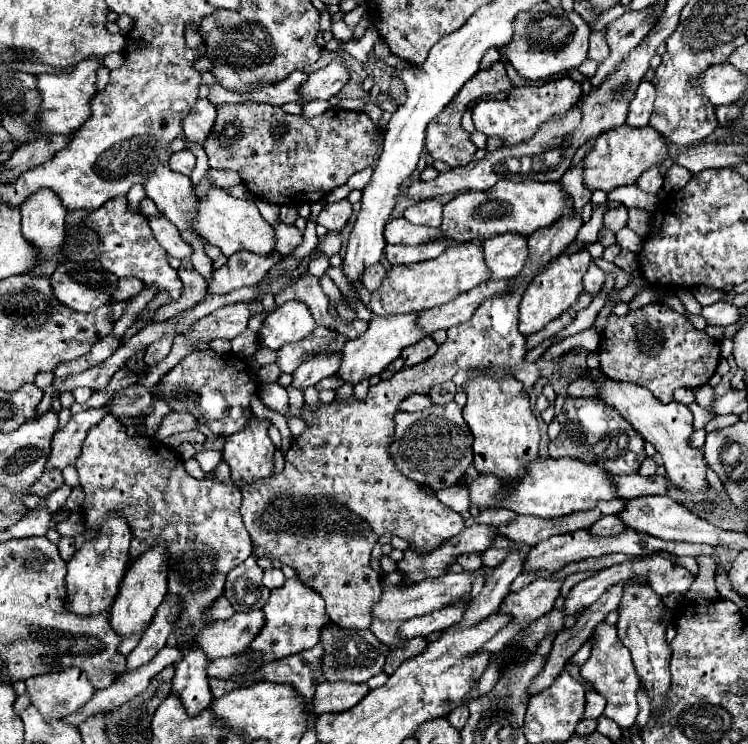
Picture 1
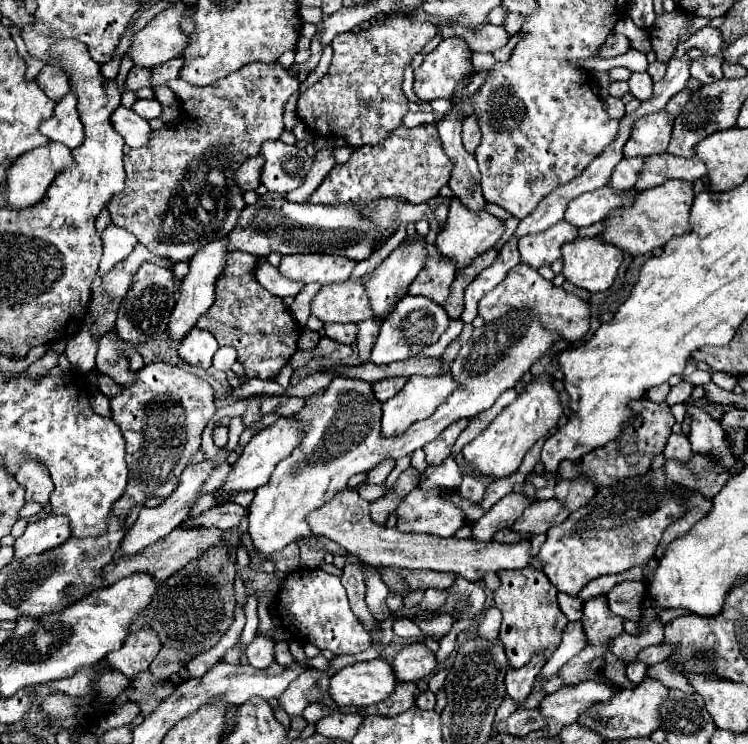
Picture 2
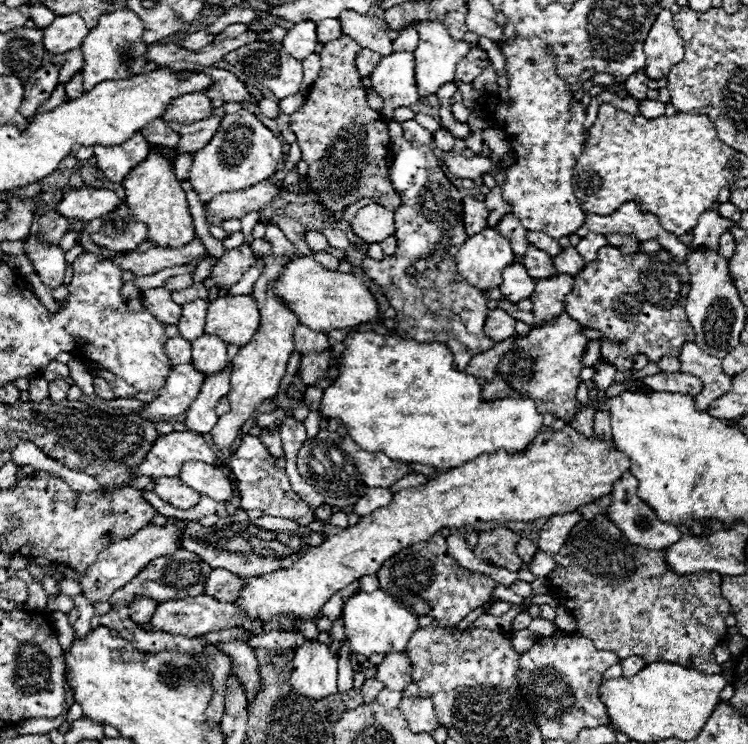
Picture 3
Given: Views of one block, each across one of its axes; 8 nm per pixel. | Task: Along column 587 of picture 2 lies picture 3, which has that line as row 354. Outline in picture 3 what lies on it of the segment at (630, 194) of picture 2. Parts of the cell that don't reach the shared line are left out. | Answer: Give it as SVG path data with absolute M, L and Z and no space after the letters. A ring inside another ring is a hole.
M202 334L192 344L194 344L194 360L192 360L192 364L200 372L204 372L206 376L216 374L226 366L226 362L228 362L226 346L228 344L222 342L218 336Z

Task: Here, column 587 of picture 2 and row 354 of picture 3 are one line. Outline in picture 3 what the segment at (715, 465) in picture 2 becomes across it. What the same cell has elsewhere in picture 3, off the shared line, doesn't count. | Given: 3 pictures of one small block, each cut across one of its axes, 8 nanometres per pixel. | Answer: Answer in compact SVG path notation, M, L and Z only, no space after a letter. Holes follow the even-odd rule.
M562 312L558 318L546 322L546 326L532 328L526 338L518 336L514 348L502 356L496 372L506 376L506 382L512 388L518 388L522 396L530 396L538 404L538 412L550 412L556 418L564 418L568 424L570 418L578 412L576 390L580 384L580 370L584 368L582 356L590 342L590 338L584 334L584 328L586 326Z

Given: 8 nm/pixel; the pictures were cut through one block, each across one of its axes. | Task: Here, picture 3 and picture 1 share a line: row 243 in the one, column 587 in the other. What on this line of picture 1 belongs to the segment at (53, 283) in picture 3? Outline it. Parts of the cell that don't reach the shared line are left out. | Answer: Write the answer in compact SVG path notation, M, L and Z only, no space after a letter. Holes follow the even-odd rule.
M548 2L534 6L528 12L520 12L514 20L514 36L508 44L498 48L500 54L508 56L508 62L516 68L522 78L544 80L562 70L578 68L586 60L590 26L578 12L566 12L552 8Z

